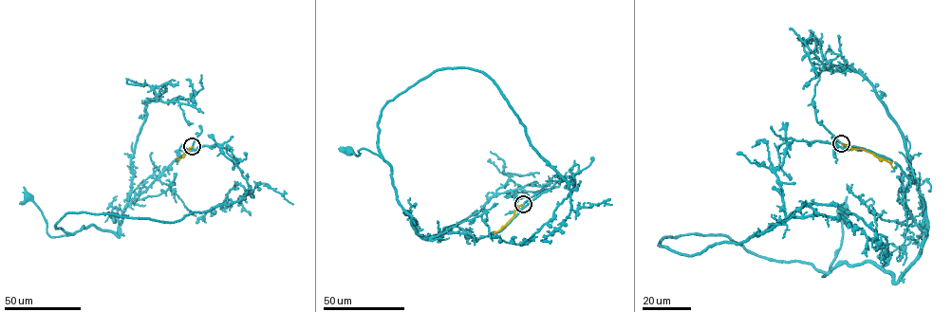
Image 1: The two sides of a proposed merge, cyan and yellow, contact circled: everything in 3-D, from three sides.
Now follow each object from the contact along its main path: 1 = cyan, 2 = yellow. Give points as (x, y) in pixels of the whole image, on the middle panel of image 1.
1: (523, 204), (573, 178), (570, 190), (493, 81), (468, 68), (438, 68), (385, 104), (382, 157), (349, 151)
2: (523, 204), (494, 232)

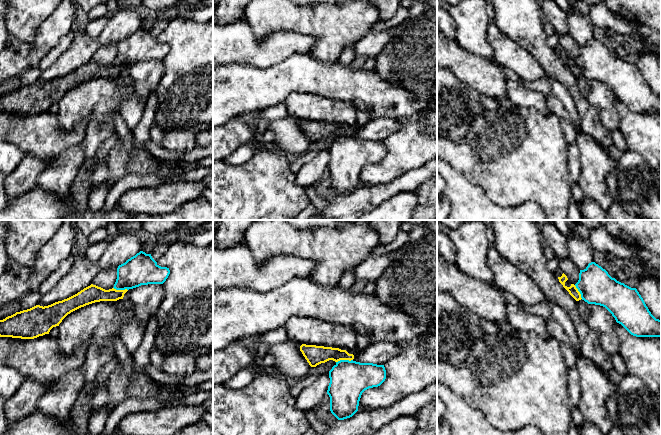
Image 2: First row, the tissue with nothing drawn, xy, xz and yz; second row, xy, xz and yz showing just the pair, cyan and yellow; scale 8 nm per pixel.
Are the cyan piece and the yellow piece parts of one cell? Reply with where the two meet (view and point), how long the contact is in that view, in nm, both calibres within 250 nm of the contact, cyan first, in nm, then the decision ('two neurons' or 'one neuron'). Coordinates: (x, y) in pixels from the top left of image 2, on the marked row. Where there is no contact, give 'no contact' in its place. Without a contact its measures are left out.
contact xz (344, 360); length 140 nm; calibres 300 and 160 nm; two neurons

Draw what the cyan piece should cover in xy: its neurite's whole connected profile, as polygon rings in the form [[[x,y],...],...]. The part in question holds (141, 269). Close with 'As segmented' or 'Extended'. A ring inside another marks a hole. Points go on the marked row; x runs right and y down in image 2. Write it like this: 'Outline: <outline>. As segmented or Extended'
Outline: [[[140,251],[117,268],[116,290],[129,290],[141,285],[163,284],[170,274],[167,267],[161,267],[151,254]]]. As segmented

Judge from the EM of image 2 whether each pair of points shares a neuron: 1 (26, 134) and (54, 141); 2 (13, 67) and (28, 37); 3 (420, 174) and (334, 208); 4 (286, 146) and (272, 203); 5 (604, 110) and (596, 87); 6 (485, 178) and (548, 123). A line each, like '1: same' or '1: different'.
1: same
2: different
3: same
4: different
5: same
6: same

